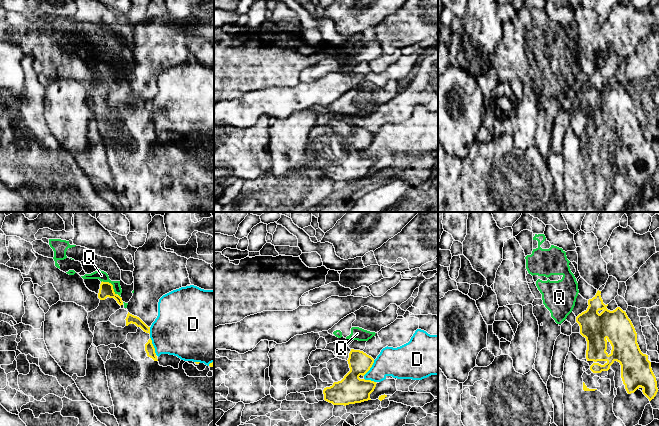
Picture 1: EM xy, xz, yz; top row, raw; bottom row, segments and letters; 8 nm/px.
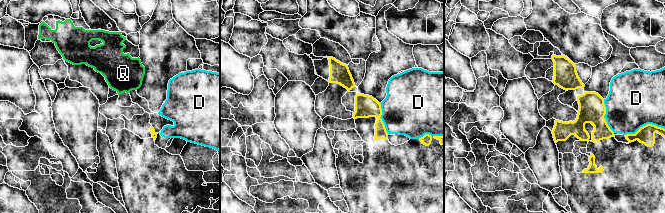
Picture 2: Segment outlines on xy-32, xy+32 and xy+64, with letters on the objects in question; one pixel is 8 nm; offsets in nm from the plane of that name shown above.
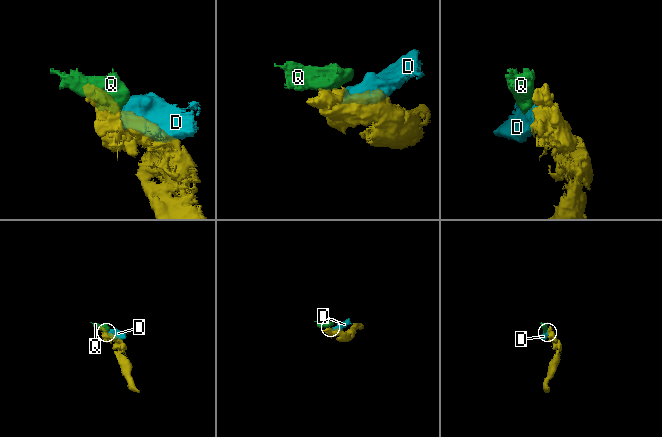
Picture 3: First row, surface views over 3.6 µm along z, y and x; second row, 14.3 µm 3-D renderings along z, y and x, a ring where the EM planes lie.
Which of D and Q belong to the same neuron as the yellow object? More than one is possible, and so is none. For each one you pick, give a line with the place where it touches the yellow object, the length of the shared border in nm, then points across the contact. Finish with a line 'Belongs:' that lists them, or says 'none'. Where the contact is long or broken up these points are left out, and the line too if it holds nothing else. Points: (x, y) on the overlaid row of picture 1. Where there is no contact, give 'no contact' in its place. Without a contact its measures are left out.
Belongs: none

